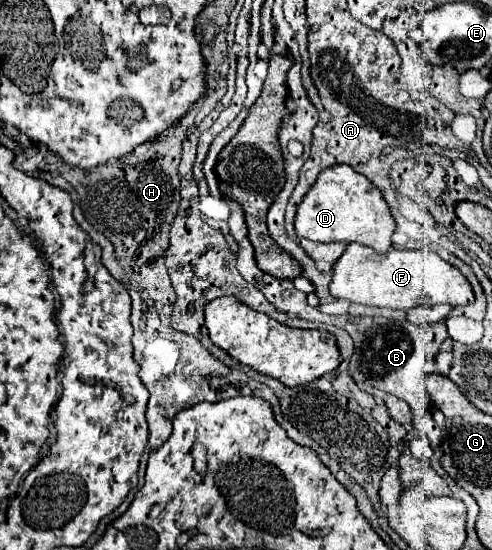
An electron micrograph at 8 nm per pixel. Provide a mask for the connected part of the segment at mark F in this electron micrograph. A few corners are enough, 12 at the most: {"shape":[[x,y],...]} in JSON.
{"shape":[[348,244],[330,294],[410,310],[468,304],[468,280],[436,252]]}

